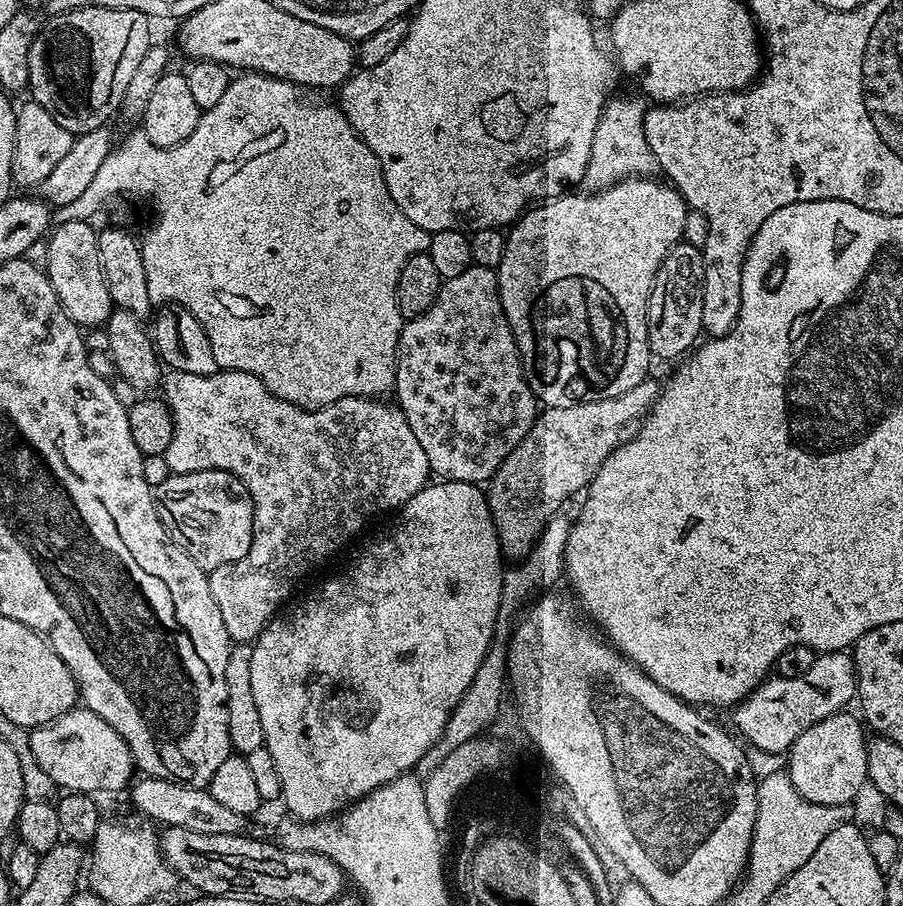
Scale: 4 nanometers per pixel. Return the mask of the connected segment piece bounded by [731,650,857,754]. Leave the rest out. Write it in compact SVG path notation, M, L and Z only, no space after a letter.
M851 651L822 652L817 655L814 666L810 666L806 674L798 674L798 678L769 675L768 679L763 680L745 700L741 700L731 709L732 724L758 751L784 754L792 747L798 734L802 734L802 730L814 726L814 722L830 718L836 712L845 711L849 707L848 703L851 700L853 703L856 699L856 663L852 661Z

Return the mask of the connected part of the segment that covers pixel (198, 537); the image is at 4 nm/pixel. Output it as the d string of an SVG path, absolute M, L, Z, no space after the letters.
M202 470L181 476L174 474L154 490L154 495L156 513L160 515L162 526L173 542L182 546L200 568L211 570L246 558L254 538L254 506L246 486L234 474L222 470Z

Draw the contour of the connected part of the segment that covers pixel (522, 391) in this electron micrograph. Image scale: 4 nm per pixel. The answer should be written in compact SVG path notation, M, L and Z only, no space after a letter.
M473 264L471 268L462 270L462 274L458 274L458 278L450 278L441 283L438 298L434 302L434 306L430 306L430 310L426 310L426 314L422 314L413 320L404 321L404 326L400 329L398 346L396 347L395 396L397 400L395 400L395 403L398 405L400 412L406 418L406 422L410 422L410 430L414 430L414 438L418 438L422 450L426 450L429 469L435 475L437 472L440 475L437 477L441 481L461 480L471 484L487 482L498 470L498 466L502 466L504 459L512 453L514 446L518 446L518 442L522 442L522 438L532 428L532 423L538 415L538 401L532 394L532 387L528 384L528 379L524 376L524 366L520 362L520 351L516 349L516 339L510 330L506 314L502 310L497 269L483 268Z

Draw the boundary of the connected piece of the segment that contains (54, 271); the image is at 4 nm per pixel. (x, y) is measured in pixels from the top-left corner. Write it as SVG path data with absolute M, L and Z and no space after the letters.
M68 220L65 224L58 224L51 229L47 237L48 253L45 254L44 260L42 259L50 286L54 286L54 294L58 294L66 314L75 324L79 324L81 329L103 329L114 305L110 290L106 290L106 278L102 274L97 229L92 229L84 220Z

